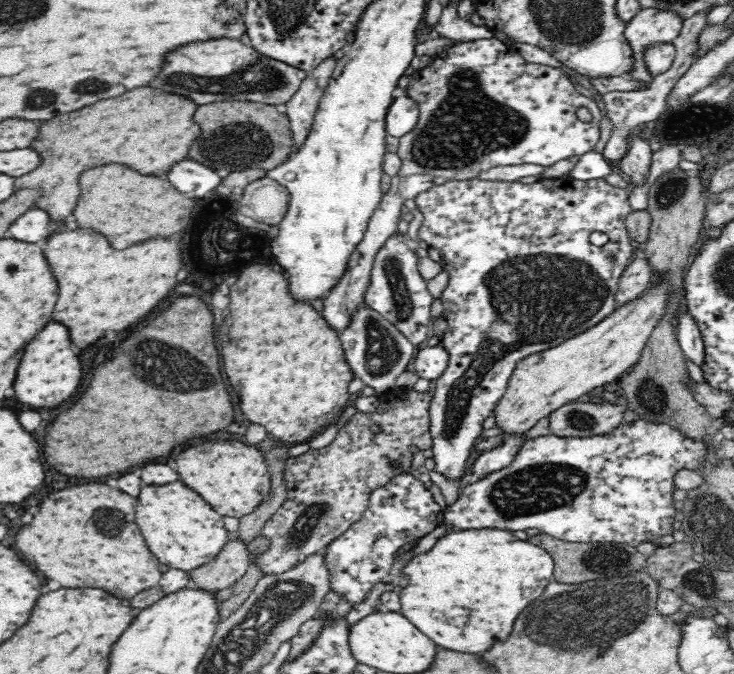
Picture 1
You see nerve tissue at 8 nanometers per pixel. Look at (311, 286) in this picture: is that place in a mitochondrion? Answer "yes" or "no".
no

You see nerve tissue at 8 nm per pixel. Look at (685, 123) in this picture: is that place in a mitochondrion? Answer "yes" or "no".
yes

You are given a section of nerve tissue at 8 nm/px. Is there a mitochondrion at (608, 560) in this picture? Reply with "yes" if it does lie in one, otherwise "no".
yes

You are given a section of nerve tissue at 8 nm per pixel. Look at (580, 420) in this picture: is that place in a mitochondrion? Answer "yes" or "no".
yes

